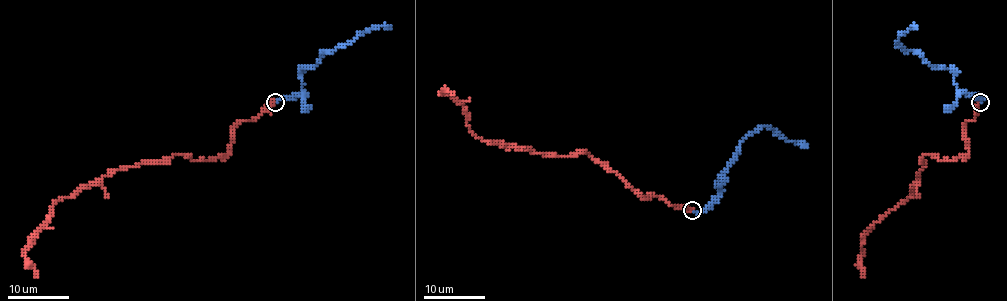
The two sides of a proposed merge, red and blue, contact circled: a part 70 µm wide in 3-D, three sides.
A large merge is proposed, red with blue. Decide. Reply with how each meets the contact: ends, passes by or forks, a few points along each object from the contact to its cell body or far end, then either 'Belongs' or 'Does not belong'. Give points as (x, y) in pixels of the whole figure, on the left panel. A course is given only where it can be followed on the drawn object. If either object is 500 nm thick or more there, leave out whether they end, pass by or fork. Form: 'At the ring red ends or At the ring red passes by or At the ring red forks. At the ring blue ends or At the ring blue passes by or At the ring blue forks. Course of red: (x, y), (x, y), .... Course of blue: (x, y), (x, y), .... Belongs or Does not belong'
At the ring red ends. At the ring blue ends. Course of red: (275, 101), (233, 127), (226, 155), (198, 161), (173, 155), (127, 166), (64, 197), (26, 250), (37, 278). Course of blue: (276, 101), (296, 97), (302, 91), (302, 68), (313, 68), (324, 51), (345, 45), (371, 28), (391, 28). Belongs

